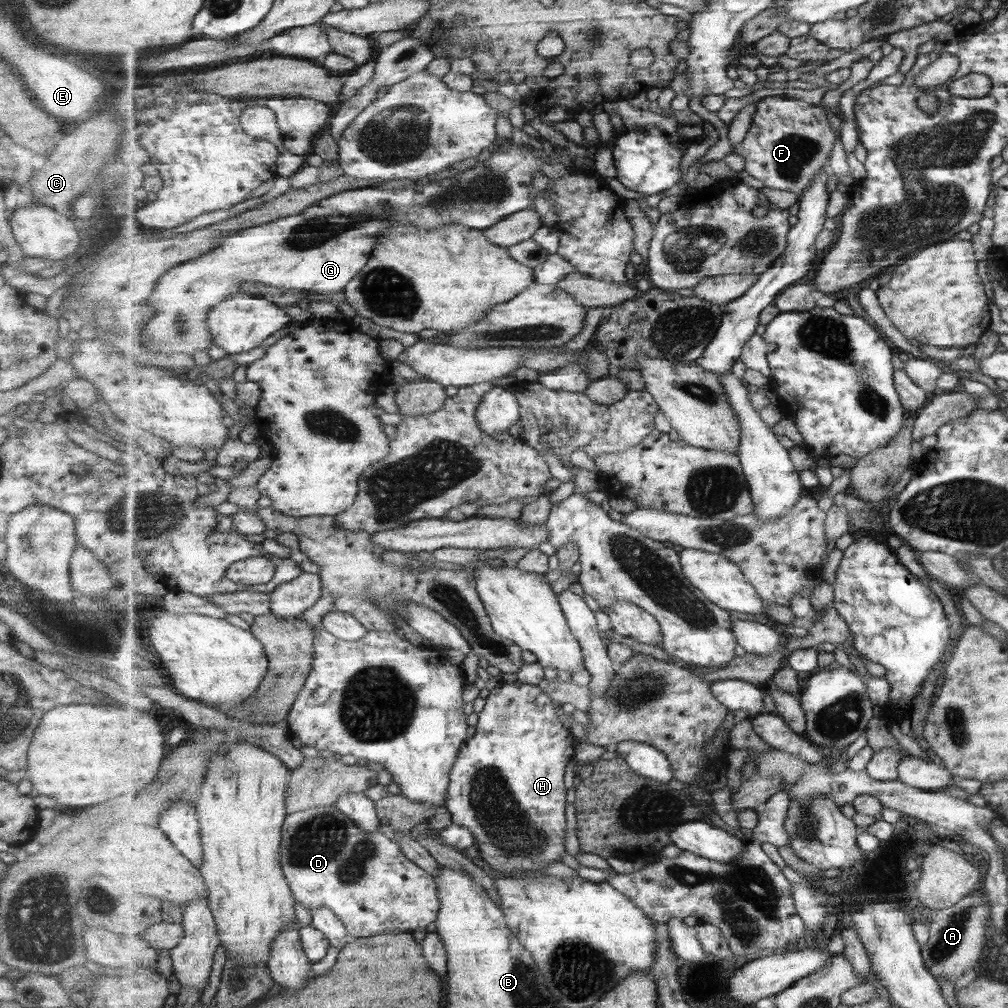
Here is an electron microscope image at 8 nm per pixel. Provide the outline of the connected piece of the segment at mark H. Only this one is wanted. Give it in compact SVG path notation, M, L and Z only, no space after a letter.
M519 680L512 683L503 683L491 690L485 701L485 706L479 713L476 733L461 746L458 760L453 765L445 807L451 814L453 823L460 824L473 833L482 859L502 876L541 873L541 870L549 862L561 862L563 856L567 854L567 834L565 834L567 832L567 816L565 816L567 786L565 786L565 768L567 768L567 764L575 756L575 746L578 742L572 735L572 732L561 724L561 720L557 716L557 710L555 710L554 699L542 688L539 688L539 685Z

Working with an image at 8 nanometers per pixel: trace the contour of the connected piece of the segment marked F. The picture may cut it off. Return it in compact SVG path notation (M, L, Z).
M768 96L757 103L757 112L753 114L753 125L748 130L743 142L733 146L733 152L745 160L744 170L755 179L763 182L765 187L790 191L801 196L809 187L815 176L829 164L833 146L837 142L837 132L829 122L827 110L817 104L809 104L805 100L783 96Z

